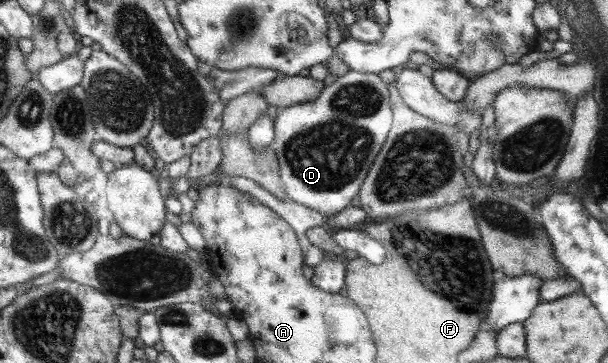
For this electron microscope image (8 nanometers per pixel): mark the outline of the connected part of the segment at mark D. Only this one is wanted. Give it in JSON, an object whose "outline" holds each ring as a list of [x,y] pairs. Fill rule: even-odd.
{"outline":[[[351,70],[324,87],[318,99],[280,109],[271,147],[279,159],[288,198],[332,216],[360,192],[372,163],[391,132],[391,94],[376,73]]]}

